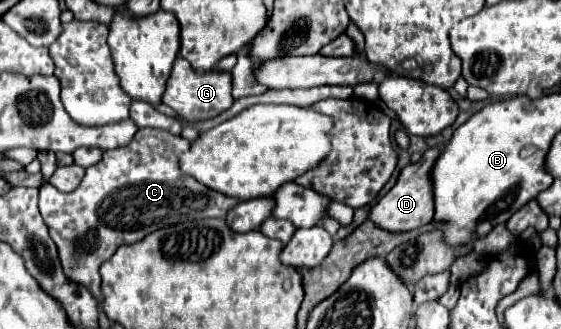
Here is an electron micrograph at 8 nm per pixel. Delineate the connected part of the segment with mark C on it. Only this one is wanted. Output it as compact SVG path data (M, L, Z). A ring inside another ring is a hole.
M140 129L132 143L126 147L118 147L112 151L104 151L100 163L86 169L86 175L80 187L72 193L60 193L52 185L40 187L40 213L44 223L50 229L50 237L58 247L60 263L64 275L84 285L100 303L100 265L108 261L120 245L130 245L144 239L148 233L156 229L164 229L188 219L210 219L210 217L226 217L228 209L232 209L238 201L226 197L222 193L210 191L202 183L196 183L192 177L184 175L178 167L178 157L190 147L190 141L184 137L176 137L168 131L160 129Z

